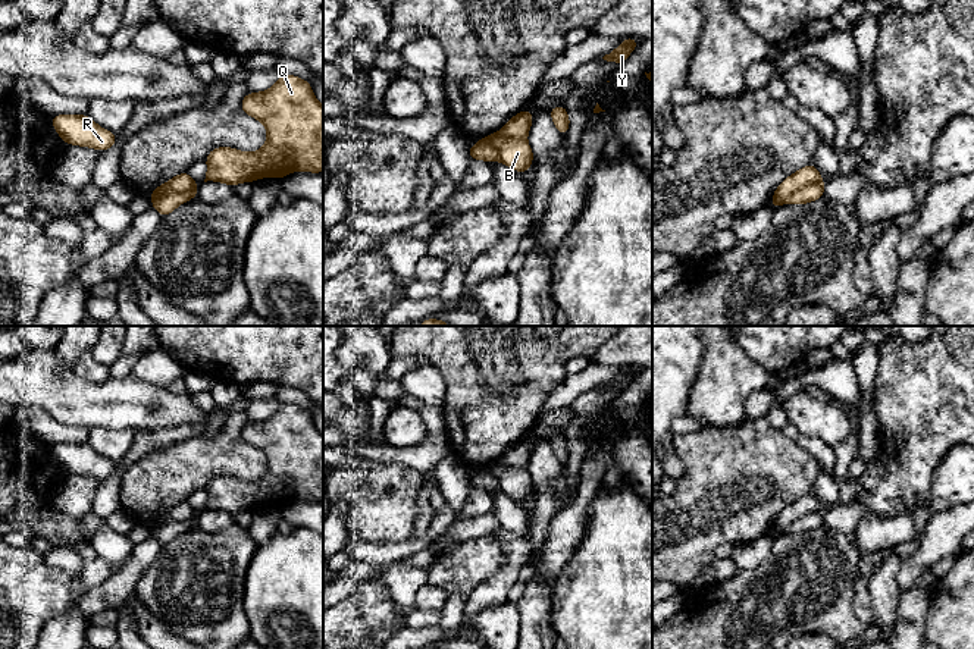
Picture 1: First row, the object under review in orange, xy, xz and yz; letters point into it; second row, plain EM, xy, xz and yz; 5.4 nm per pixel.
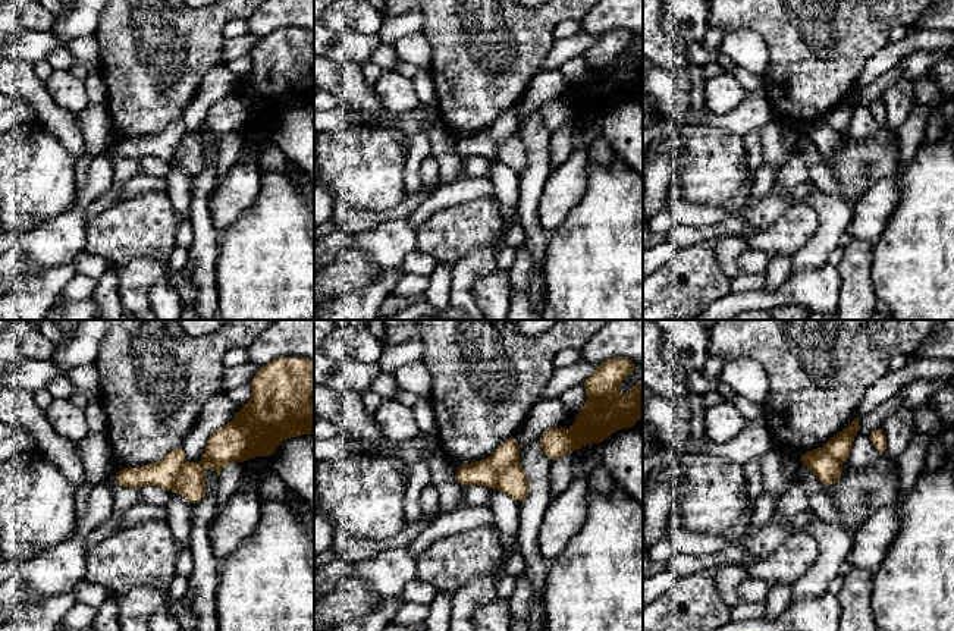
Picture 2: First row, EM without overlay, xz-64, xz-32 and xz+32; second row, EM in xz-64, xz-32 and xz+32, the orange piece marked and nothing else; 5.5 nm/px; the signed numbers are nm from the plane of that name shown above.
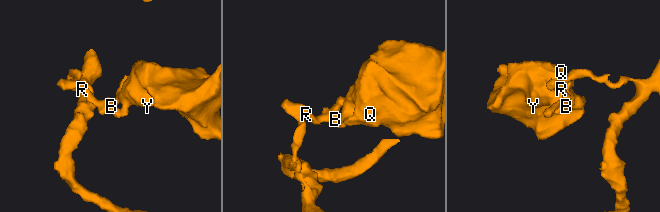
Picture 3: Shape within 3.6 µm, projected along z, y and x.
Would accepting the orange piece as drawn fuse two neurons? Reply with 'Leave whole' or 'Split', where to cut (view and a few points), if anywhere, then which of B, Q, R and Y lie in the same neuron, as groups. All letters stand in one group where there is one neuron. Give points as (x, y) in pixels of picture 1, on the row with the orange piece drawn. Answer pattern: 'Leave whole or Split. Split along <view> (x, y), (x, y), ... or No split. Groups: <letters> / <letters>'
Split. Split along xy (152, 194), (174, 191), (185, 193), (190, 198). Groups: B Q Y / R

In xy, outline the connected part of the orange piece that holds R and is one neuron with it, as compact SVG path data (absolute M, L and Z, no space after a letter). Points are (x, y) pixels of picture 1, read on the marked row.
M57 115L50 117L50 120L62 141L66 141L69 145L91 147L104 151L112 148L118 141L116 134L103 129L88 115Z

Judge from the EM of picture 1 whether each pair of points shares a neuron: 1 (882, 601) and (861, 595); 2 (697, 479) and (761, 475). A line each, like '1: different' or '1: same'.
1: different
2: same

